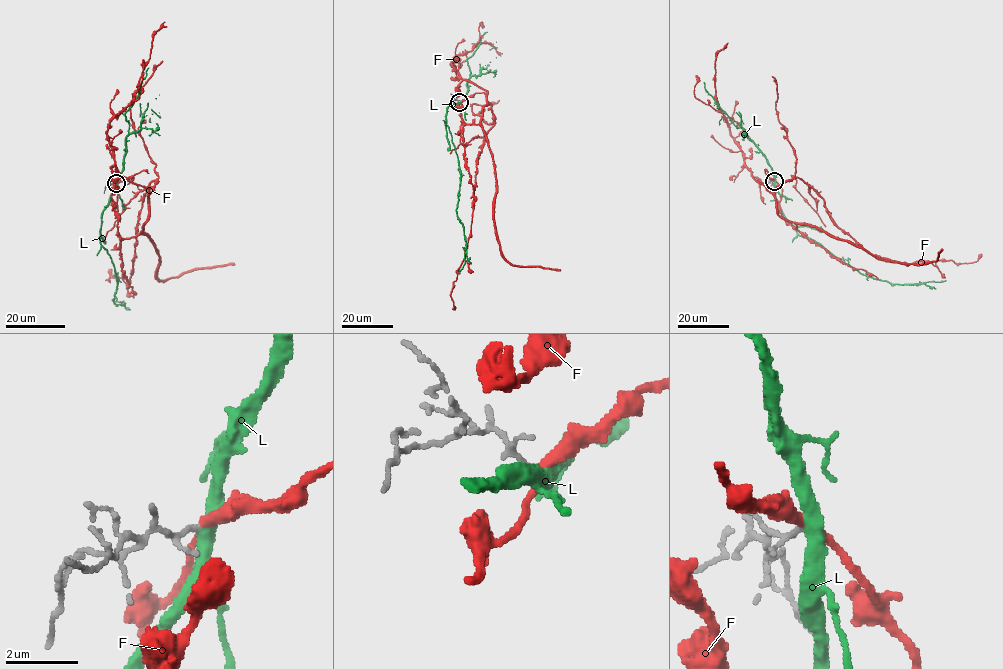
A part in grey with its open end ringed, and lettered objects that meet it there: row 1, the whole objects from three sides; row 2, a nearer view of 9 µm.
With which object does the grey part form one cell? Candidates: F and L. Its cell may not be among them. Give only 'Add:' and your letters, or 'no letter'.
Add: L

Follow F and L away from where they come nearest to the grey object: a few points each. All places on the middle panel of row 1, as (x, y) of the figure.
F: (460, 102), (462, 120), (476, 124), (489, 102), (494, 125), (478, 159), (455, 309)
L: (459, 102), (447, 108), (446, 120), (459, 171), (456, 212), (462, 224), (466, 251), (459, 274)

